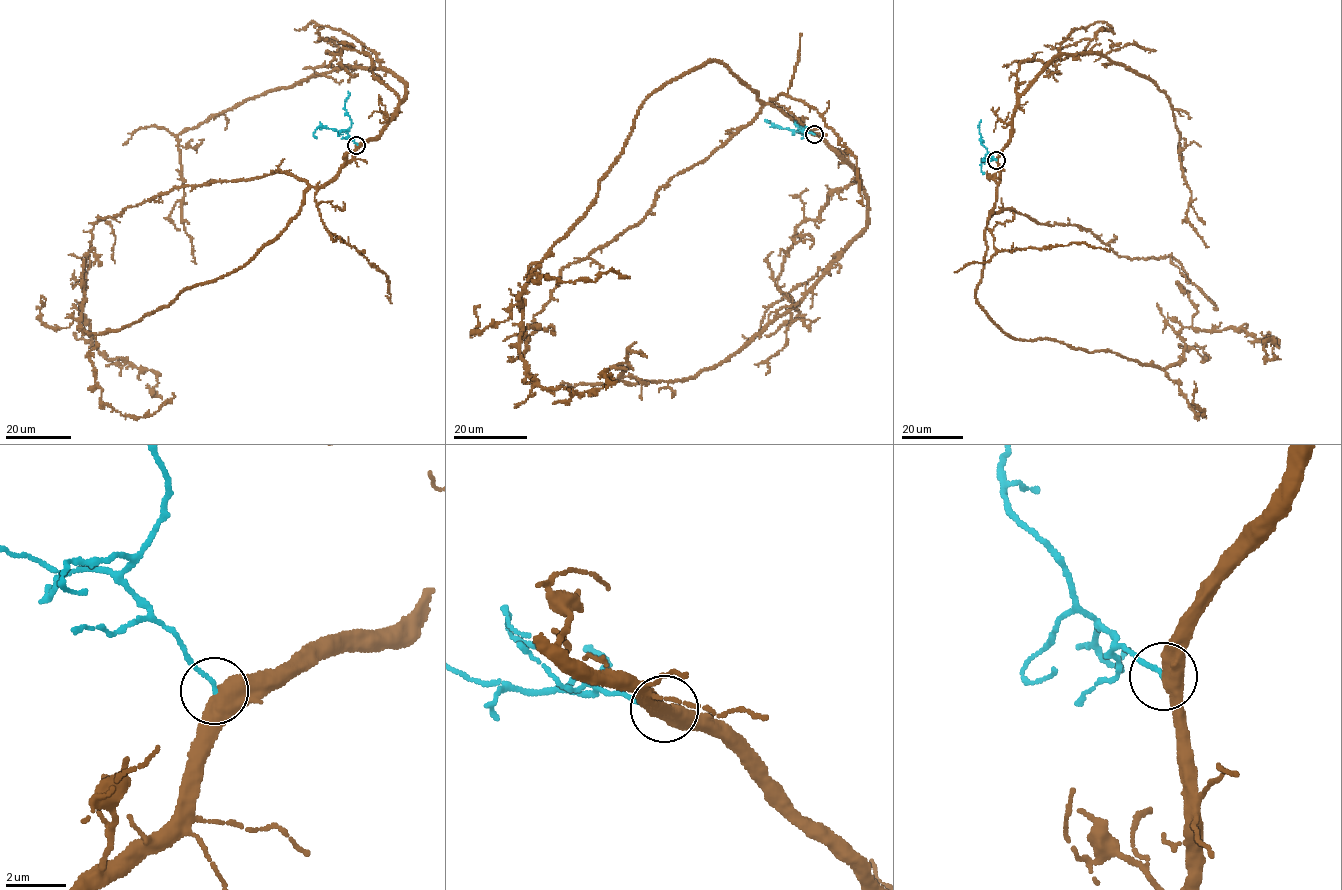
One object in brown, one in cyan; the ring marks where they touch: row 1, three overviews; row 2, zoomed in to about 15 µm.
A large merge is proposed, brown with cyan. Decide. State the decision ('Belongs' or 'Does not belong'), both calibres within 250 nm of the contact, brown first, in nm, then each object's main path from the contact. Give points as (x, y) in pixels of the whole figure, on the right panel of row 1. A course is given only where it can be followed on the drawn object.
Belongs. Thickness 480 nm (brown) against 130 nm. Course of brown: (997, 160), (975, 299), (1007, 335), (1163, 369), (1183, 357), (1184, 327), (1242, 328), (1272, 338), (1275, 359). Course of cyan: (997, 160), (980, 142), (981, 120)

